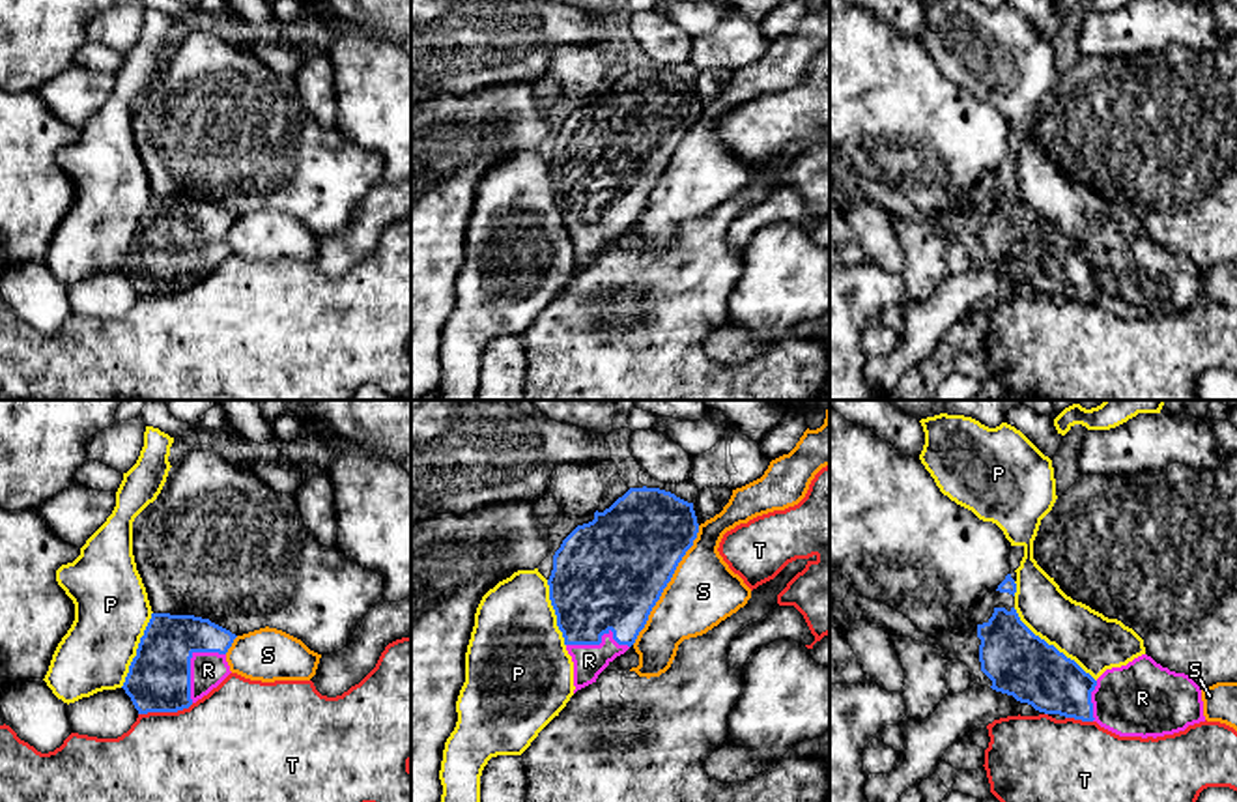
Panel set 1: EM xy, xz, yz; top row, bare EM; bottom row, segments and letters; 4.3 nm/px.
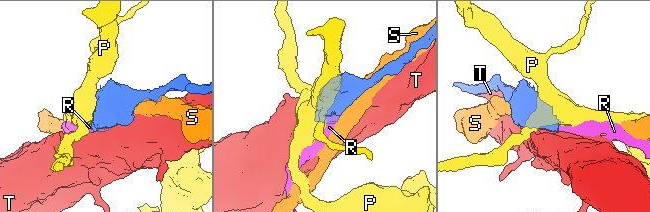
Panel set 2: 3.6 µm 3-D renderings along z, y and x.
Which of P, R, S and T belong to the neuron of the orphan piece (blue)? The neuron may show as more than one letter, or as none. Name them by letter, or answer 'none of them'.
R

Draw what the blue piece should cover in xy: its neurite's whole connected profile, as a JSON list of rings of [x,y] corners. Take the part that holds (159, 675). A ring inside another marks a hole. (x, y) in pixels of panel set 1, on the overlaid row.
[[[151,613],[121,688],[131,697],[138,714],[189,709],[232,673],[226,652],[235,637],[235,634],[209,619]]]

